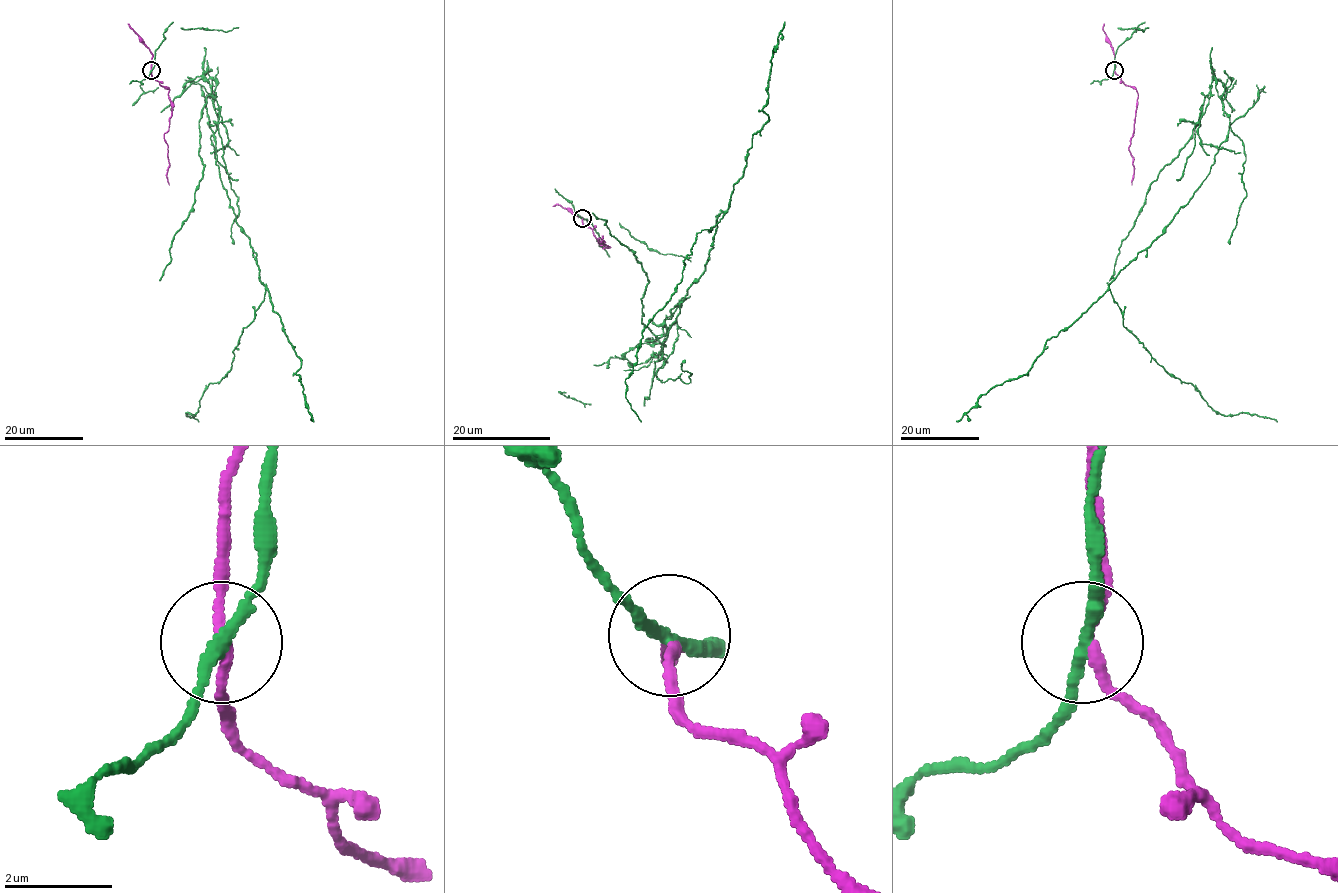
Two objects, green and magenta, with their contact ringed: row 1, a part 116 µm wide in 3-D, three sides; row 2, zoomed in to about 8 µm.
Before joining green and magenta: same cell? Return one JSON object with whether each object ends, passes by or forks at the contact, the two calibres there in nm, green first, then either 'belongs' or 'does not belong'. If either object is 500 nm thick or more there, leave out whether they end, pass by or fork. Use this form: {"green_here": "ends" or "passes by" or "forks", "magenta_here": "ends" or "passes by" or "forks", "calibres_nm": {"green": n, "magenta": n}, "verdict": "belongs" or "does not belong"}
{"green_here": "passes by", "magenta_here": "passes by", "calibres_nm": {"green": 220, "magenta": 160}, "verdict": "does not belong"}

